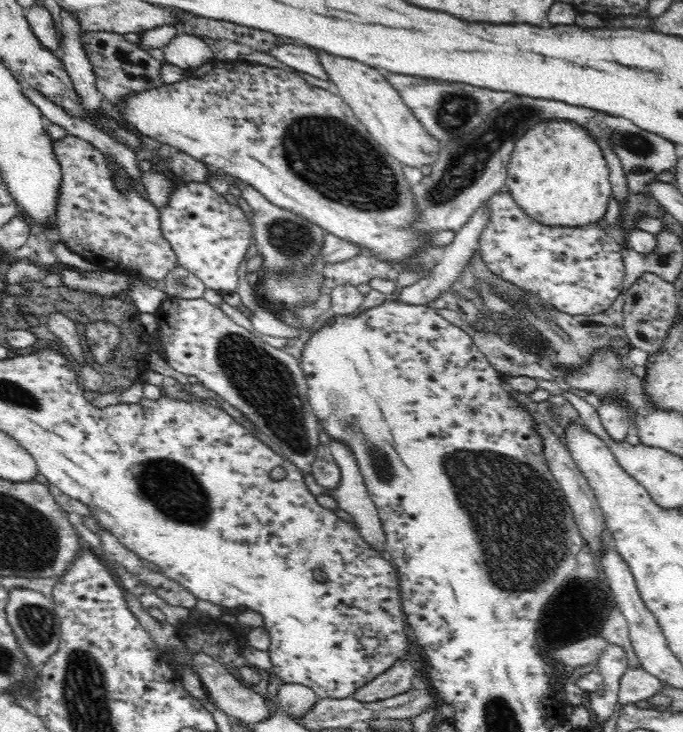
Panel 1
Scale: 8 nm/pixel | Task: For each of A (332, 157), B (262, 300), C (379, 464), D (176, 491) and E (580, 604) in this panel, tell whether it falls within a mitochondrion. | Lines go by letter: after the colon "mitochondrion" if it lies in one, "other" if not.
A: mitochondrion
B: other
C: mitochondrion
D: mitochondrion
E: mitochondrion

